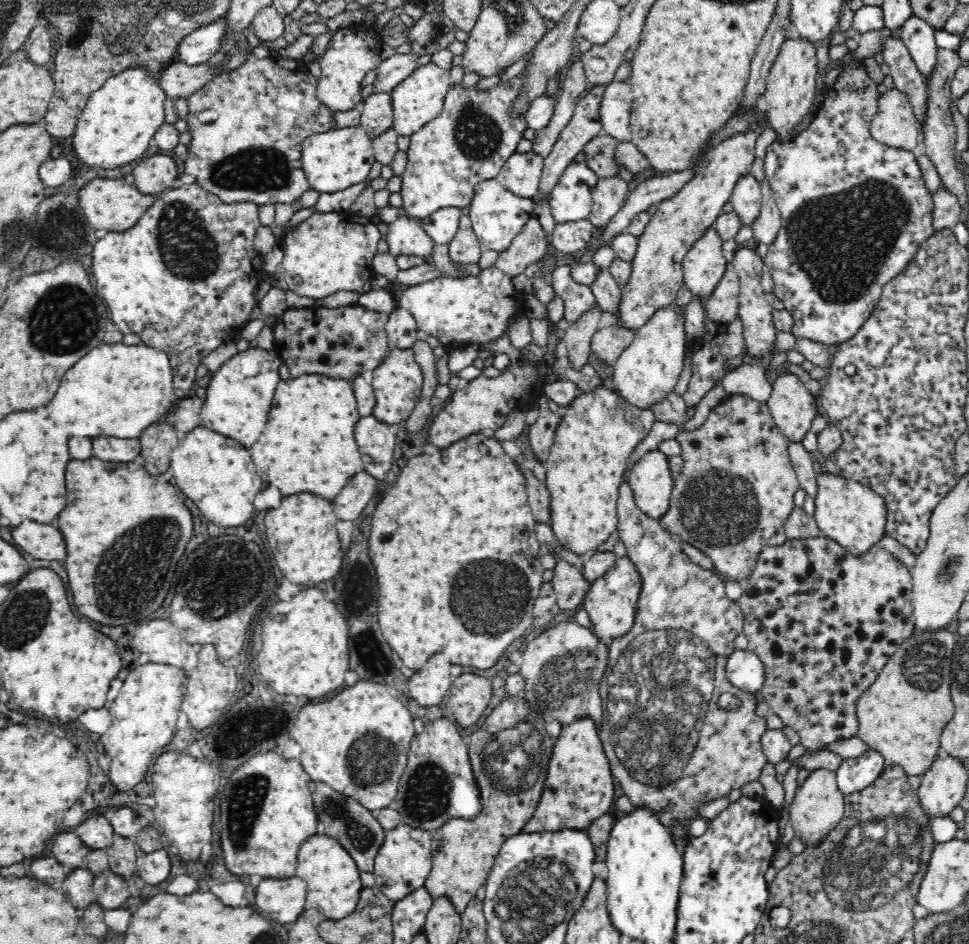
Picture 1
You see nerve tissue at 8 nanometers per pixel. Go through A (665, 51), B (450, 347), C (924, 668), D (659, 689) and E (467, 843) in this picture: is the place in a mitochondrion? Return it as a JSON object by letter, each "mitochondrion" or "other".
{"A":"other","B":"other","C":"mitochondrion","D":"mitochondrion","E":"other"}

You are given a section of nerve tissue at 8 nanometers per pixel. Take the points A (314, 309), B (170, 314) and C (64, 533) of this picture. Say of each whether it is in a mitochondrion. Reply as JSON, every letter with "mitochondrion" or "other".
{"A":"other","B":"other","C":"other"}

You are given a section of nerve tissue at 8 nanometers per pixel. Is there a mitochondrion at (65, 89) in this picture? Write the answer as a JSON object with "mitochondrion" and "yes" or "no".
{"mitochondrion":"no"}

